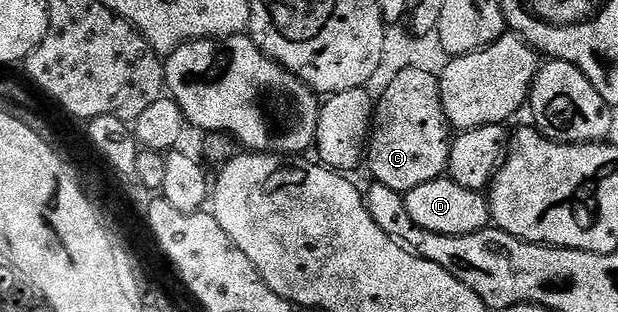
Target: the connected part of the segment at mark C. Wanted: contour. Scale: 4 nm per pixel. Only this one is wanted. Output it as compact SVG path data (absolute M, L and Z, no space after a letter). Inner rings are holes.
M422 66L409 67L386 80L387 88L383 96L378 96L373 107L373 126L369 136L369 146L365 152L366 166L371 166L371 179L381 185L389 185L389 189L406 193L417 189L417 185L425 185L425 181L440 178L447 170L453 128L447 122L445 109L441 105L439 92L439 76L433 75L428 68Z

